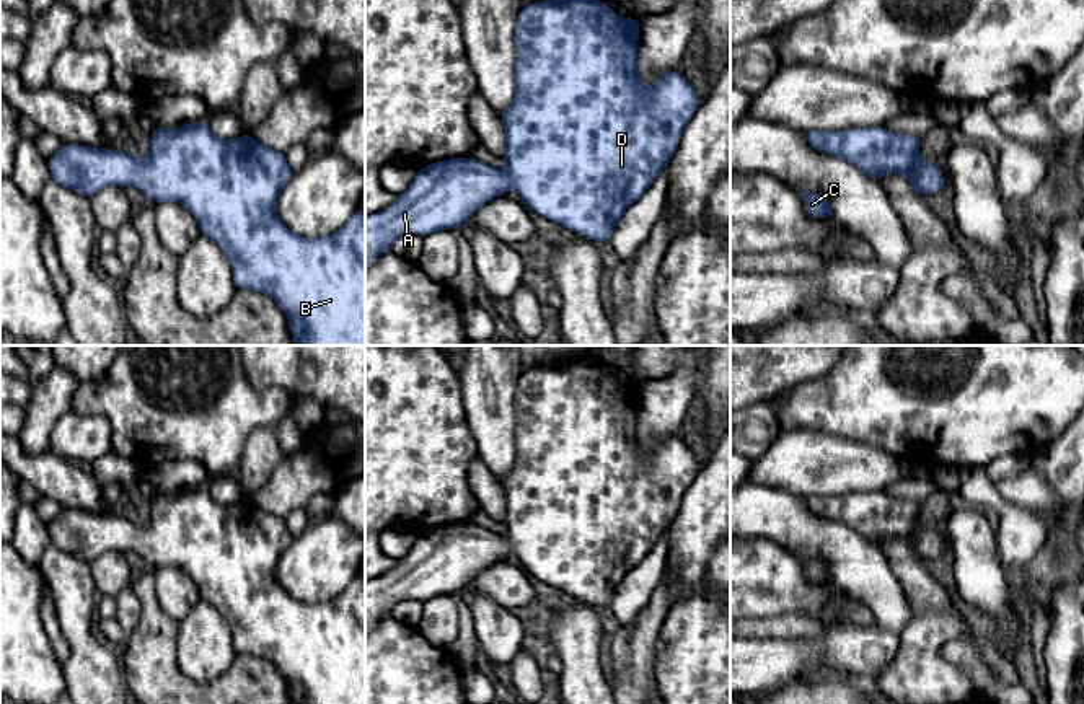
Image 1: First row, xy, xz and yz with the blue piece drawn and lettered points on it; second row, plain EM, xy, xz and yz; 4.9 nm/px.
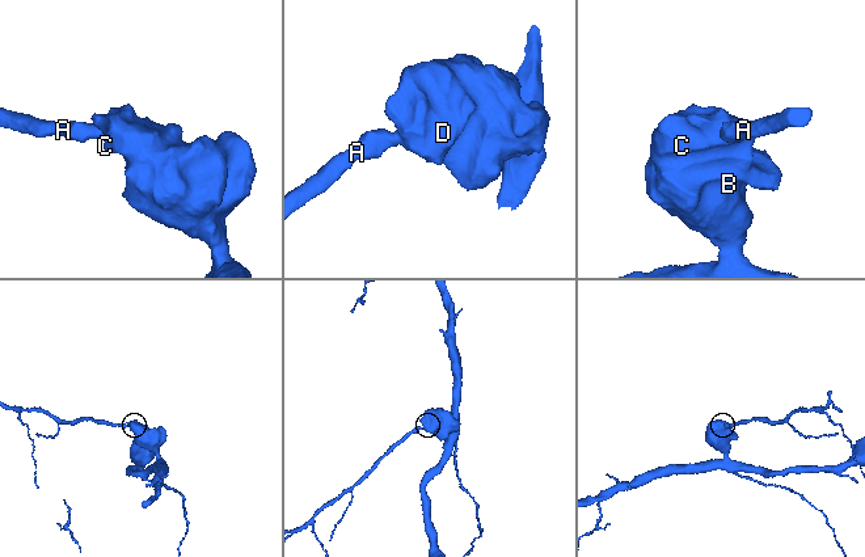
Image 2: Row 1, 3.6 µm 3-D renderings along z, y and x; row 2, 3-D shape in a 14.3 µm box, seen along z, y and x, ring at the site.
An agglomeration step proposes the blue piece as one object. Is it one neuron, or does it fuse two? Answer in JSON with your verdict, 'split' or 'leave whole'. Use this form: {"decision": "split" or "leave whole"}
{"decision": "leave whole"}

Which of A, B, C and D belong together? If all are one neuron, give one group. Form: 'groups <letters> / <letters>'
groups A B C D

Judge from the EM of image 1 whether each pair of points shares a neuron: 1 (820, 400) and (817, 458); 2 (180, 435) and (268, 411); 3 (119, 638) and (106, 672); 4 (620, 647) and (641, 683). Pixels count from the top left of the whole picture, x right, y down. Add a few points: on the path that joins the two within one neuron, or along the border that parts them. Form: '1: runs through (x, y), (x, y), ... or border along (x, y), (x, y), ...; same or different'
1: border along (781, 431), (812, 429), (856, 440); different
2: runs through (201, 418), (209, 418), (219, 411), (246, 411); same
3: border along (96, 618), (96, 633), (116, 649); different
4: runs through (628, 655), (633, 675); same

